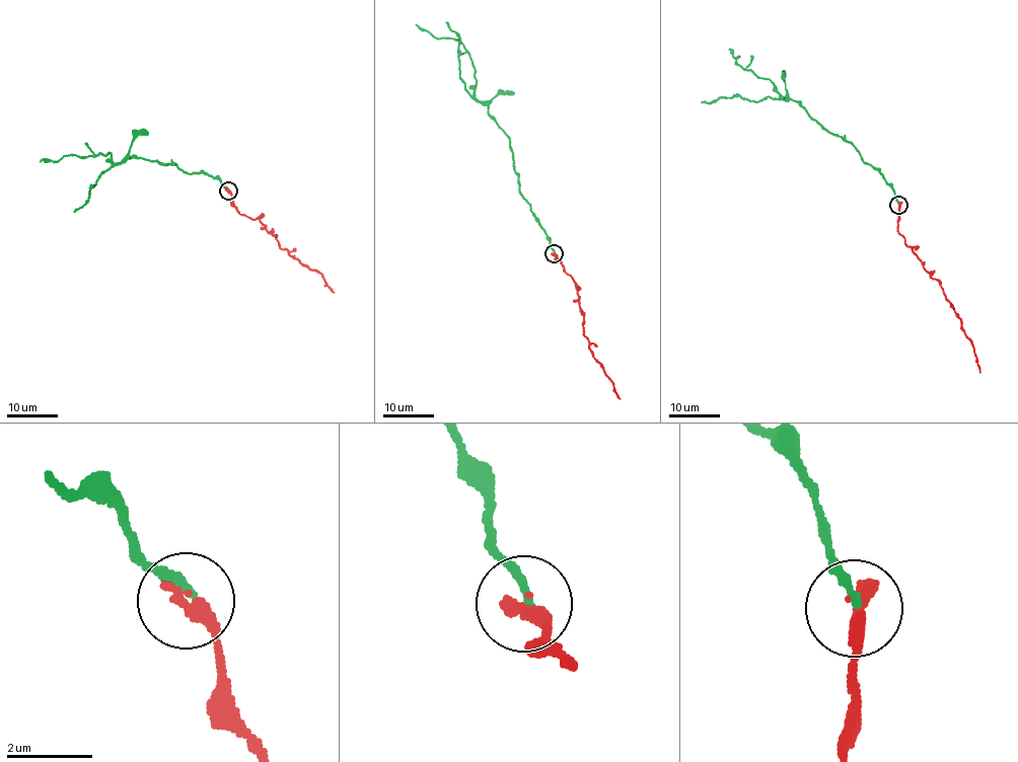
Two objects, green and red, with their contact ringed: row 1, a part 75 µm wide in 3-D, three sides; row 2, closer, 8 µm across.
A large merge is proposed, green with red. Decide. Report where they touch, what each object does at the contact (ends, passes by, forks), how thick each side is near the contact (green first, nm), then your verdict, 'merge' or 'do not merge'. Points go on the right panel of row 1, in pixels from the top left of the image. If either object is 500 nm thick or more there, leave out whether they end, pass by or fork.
(898, 205) | green ends | red ends | 190/400 nm | merge

